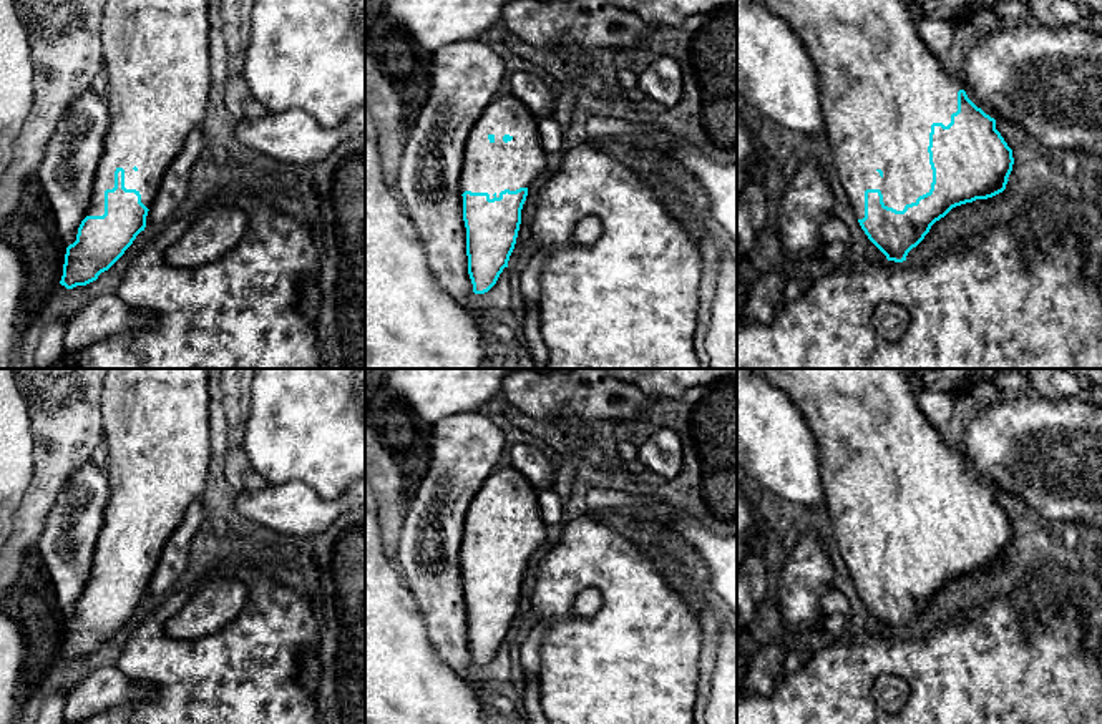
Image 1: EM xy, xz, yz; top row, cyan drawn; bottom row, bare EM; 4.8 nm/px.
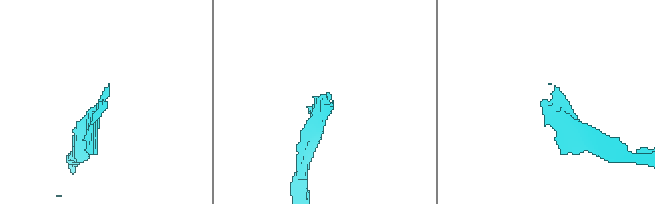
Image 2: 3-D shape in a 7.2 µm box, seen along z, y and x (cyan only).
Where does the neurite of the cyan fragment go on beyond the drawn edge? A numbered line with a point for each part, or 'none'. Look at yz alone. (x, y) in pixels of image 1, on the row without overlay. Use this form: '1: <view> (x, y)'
1: yz (882, 460)

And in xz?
1: xz (490, 540)

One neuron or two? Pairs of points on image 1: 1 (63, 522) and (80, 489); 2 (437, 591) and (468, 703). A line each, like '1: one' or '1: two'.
1: one
2: two

